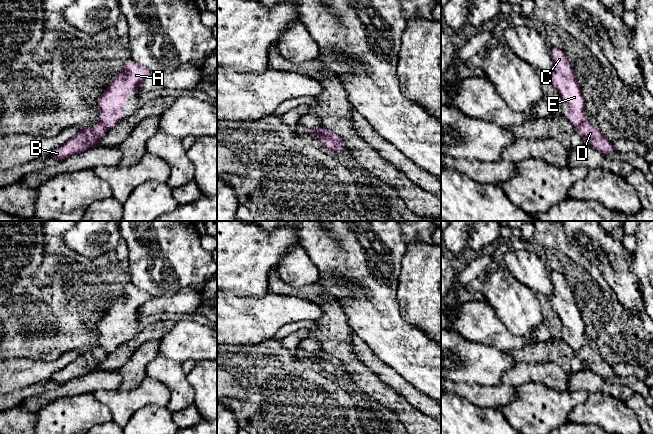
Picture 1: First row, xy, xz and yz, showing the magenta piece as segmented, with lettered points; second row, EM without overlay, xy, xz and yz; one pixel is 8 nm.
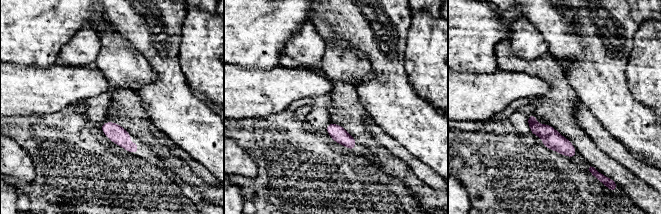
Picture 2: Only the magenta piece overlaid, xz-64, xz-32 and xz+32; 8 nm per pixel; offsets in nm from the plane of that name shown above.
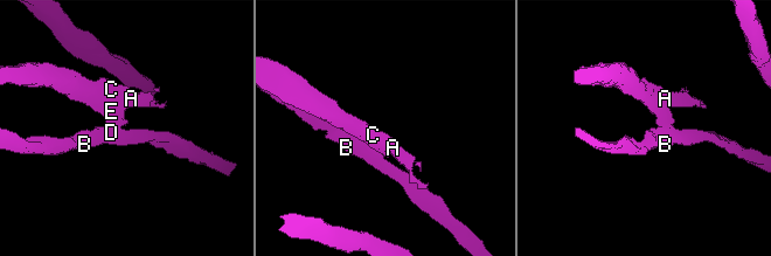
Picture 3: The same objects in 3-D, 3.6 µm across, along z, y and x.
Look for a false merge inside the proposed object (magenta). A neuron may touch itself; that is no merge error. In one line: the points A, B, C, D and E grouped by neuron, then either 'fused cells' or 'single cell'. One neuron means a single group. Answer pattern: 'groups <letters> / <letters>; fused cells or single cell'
groups A C E / B D; fused cells

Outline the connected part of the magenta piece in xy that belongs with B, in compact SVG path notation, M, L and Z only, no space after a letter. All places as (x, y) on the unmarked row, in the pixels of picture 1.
M102 347L80 353L75 361L54 373L51 377L51 381L59 385L97 370L98 364L107 354L108 351Z

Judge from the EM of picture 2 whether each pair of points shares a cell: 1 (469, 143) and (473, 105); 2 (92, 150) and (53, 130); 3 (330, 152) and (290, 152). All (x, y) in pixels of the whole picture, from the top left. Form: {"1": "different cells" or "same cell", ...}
{"1": "different cells", "2": "same cell", "3": "same cell"}

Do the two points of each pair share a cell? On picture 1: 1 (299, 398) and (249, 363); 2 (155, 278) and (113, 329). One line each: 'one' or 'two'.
1: one
2: two

